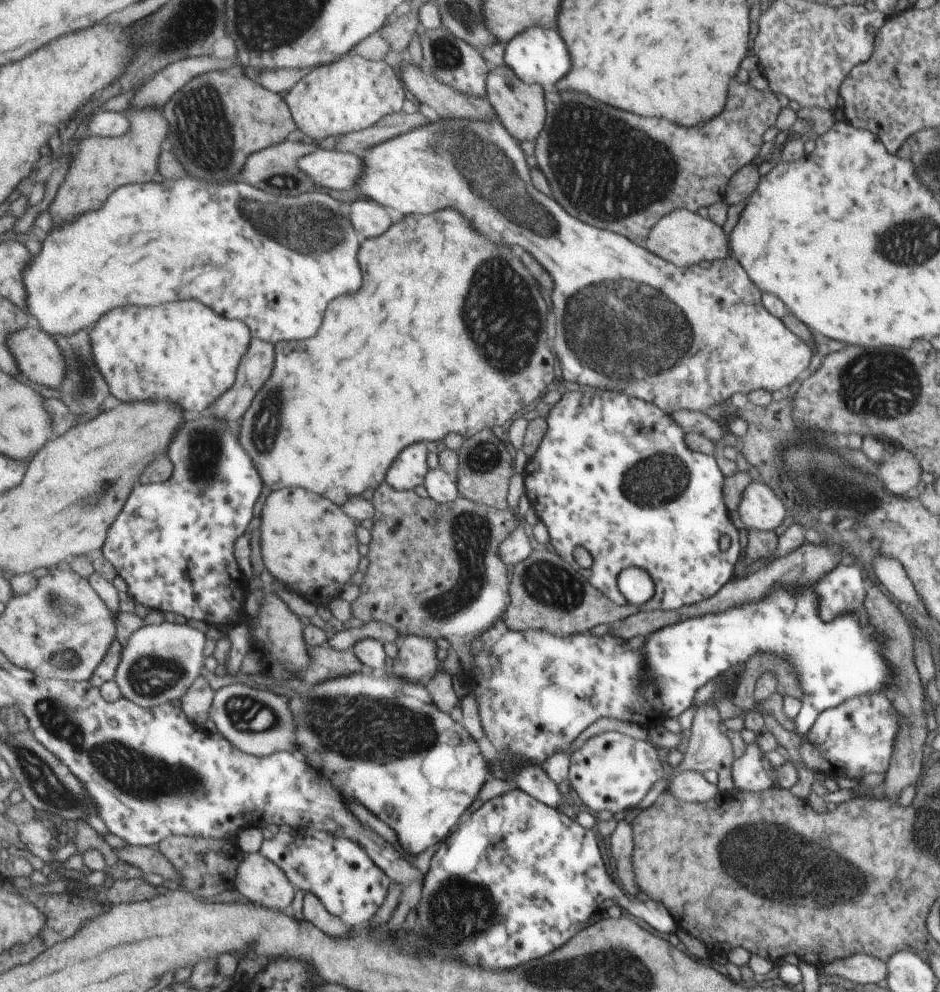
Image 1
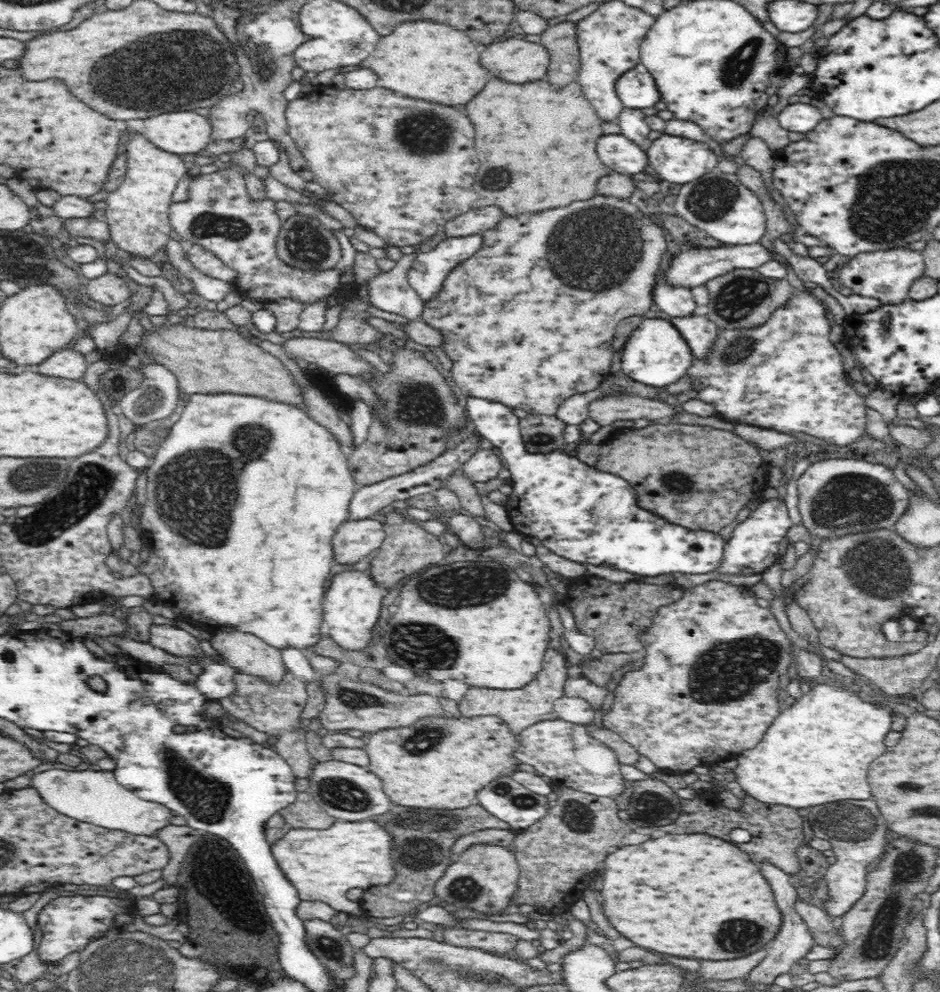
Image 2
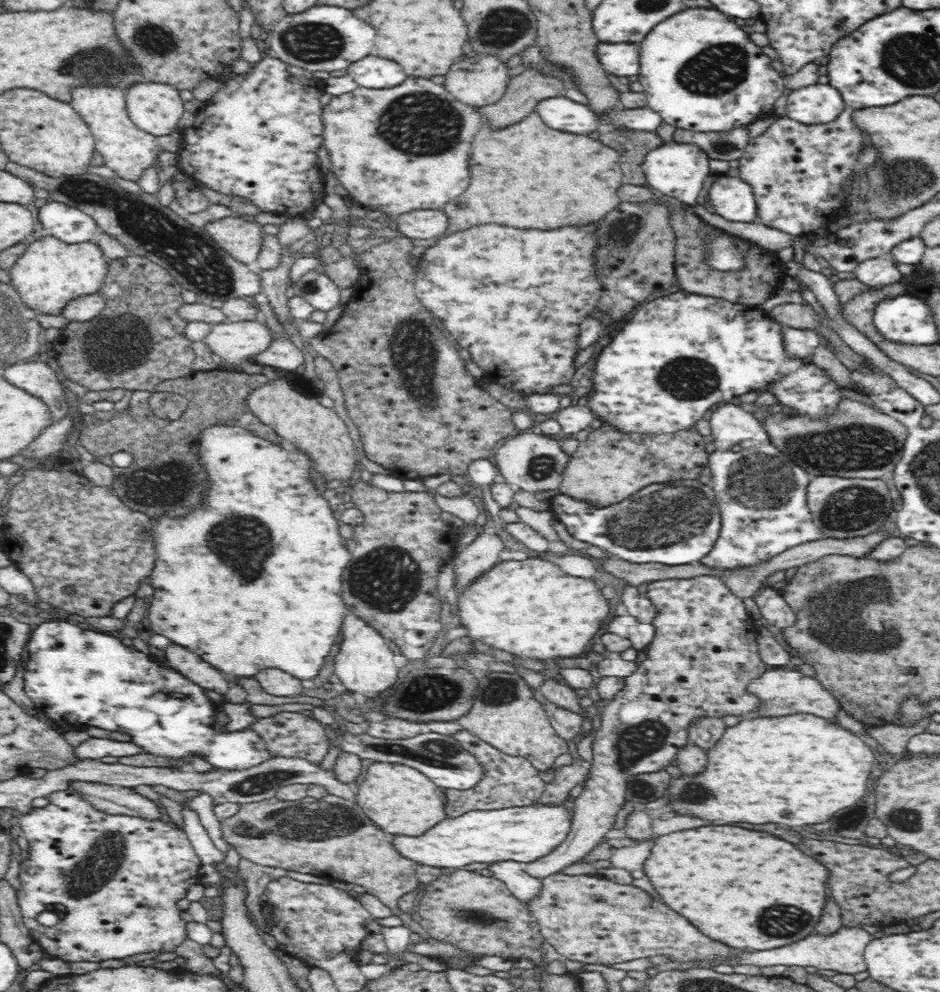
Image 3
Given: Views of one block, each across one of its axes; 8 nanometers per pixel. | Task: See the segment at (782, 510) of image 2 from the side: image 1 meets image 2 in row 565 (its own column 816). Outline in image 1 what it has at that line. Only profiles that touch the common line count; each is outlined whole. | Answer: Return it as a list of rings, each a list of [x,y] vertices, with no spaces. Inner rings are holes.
[[[885,693],[853,696],[844,703],[817,715],[816,722],[799,740],[799,760],[813,772],[831,778],[861,779],[864,774],[886,772],[893,752],[893,740],[899,732],[899,712]]]

